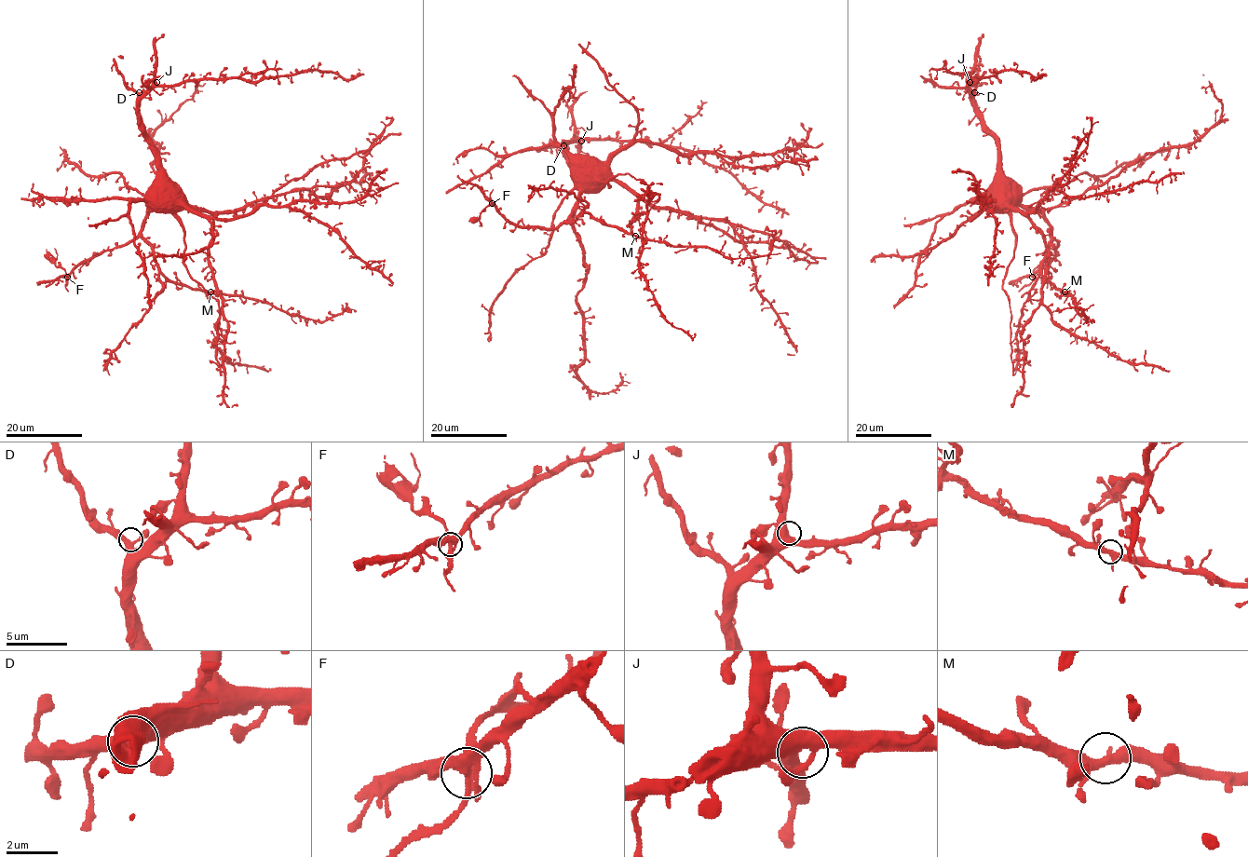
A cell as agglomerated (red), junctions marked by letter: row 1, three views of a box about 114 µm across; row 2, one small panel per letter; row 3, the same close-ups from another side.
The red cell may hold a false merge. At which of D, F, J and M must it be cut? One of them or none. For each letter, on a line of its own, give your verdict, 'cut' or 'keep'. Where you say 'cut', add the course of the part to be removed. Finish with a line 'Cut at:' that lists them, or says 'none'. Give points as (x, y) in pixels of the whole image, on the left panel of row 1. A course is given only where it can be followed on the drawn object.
D: keep
F: cut; foreign part runs (67, 277), (63, 269), (56, 266), (58, 256), (55, 248)
J: keep
M: keep
Cut at: F

